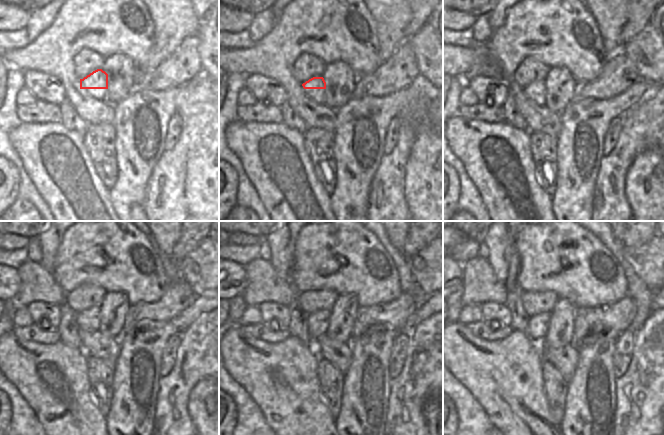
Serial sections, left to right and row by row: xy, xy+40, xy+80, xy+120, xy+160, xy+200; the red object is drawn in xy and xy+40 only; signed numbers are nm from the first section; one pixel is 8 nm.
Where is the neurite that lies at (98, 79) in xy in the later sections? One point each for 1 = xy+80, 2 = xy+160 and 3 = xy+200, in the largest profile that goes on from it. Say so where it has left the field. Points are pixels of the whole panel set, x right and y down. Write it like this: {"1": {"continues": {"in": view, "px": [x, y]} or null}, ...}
{"1": {"continues": {"in": "xy+80", "px": [537, 96]}}, "2": {"continues": {"in": "xy+160", "px": [316, 323]}}, "3": {"continues": {"in": "xy+200", "px": [537, 329]}}}

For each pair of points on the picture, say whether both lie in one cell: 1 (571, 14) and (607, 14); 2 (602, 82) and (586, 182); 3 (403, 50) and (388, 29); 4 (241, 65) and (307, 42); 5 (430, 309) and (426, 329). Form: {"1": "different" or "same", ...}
{"1": "different", "2": "different", "3": "different", "4": "same", "5": "different"}

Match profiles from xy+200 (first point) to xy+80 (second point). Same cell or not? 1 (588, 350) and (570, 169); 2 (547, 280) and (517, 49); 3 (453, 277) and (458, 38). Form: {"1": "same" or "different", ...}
{"1": "same", "2": "same", "3": "different"}

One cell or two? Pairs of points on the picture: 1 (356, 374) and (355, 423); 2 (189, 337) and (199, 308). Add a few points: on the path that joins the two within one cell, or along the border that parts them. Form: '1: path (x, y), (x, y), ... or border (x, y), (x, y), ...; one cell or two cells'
1: path (356, 386), (355, 400), (349, 408), (350, 411); one cell
2: border (208, 312), (200, 315), (181, 334); two cells

